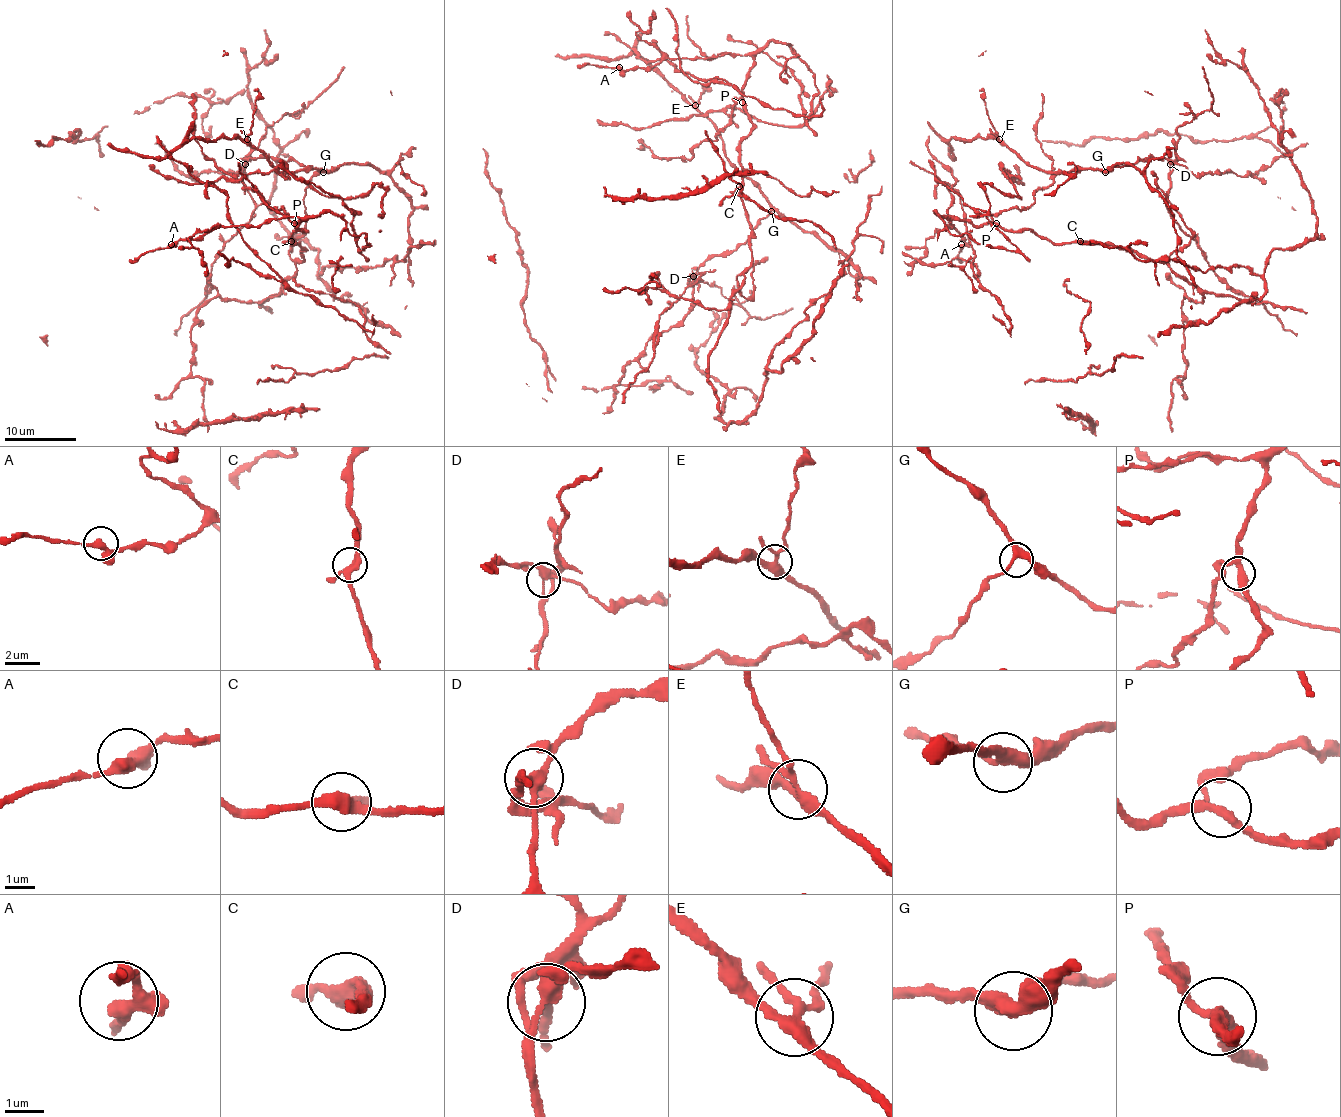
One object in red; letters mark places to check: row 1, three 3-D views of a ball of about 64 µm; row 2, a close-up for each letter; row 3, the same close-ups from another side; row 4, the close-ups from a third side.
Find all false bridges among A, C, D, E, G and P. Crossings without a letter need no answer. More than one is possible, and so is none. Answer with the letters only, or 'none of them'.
D, E

